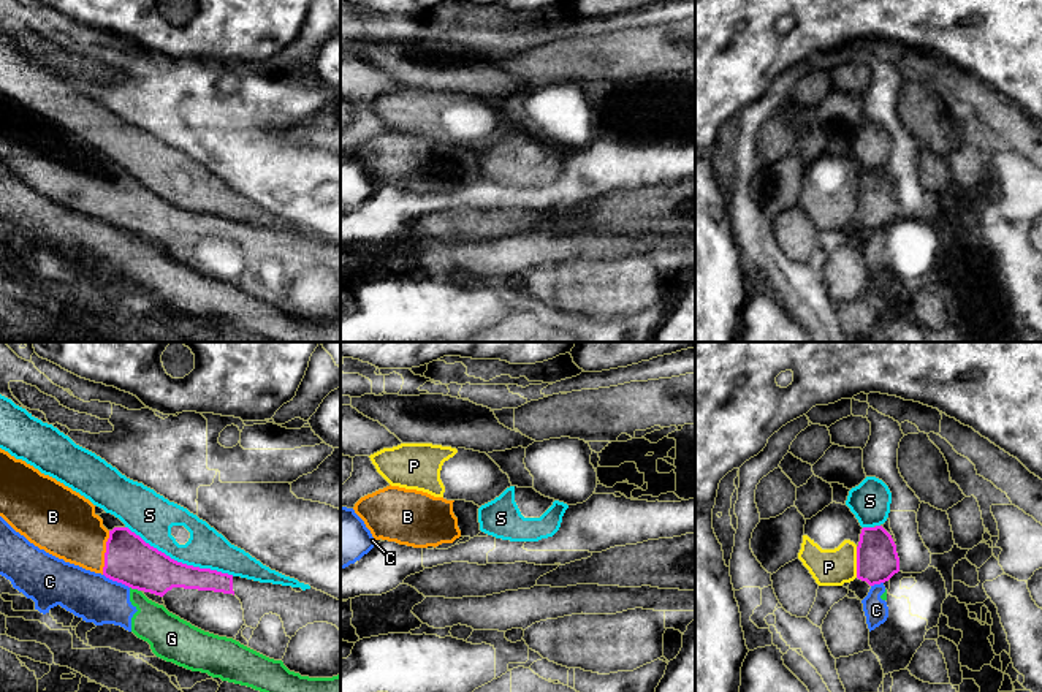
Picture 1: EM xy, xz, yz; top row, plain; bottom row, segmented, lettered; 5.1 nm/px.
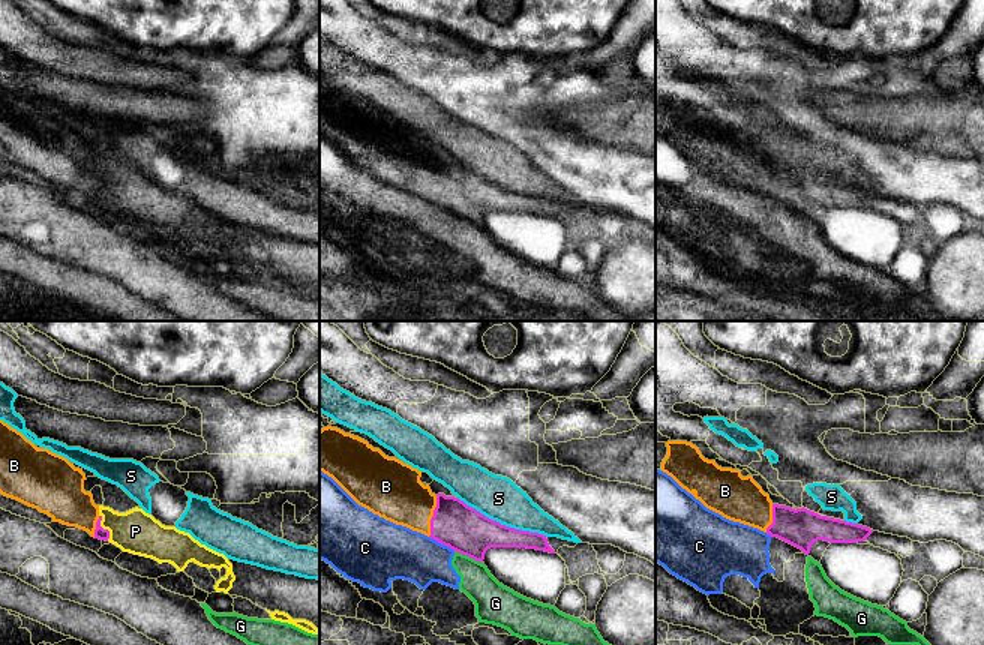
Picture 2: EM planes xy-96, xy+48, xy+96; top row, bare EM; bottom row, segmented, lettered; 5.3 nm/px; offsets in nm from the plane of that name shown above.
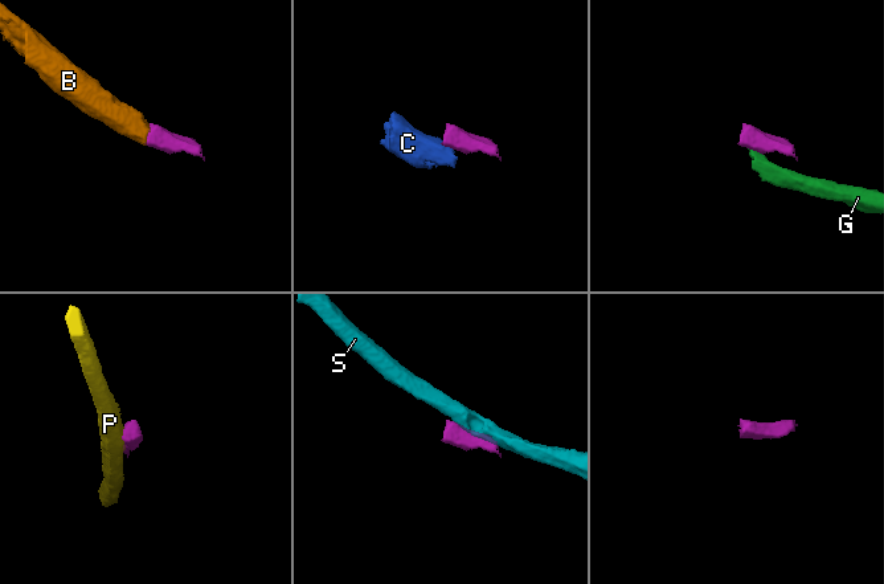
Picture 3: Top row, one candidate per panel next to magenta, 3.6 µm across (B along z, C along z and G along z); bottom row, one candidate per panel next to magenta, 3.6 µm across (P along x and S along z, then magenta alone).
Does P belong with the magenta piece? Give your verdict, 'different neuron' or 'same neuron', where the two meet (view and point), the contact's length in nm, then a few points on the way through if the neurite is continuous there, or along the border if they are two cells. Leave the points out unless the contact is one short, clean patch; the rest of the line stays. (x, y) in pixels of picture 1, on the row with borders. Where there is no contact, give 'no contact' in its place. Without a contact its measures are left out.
different neuron | yz (857, 562) | 160 nm

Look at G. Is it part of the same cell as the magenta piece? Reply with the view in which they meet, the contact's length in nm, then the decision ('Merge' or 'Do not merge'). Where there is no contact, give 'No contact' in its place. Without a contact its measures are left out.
Touches magenta in xy. Shared border 60 nm. Do not merge

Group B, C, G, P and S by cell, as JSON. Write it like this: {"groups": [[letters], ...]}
{"groups": [["B"], ["C", "G"], ["P"], ["S"]]}

